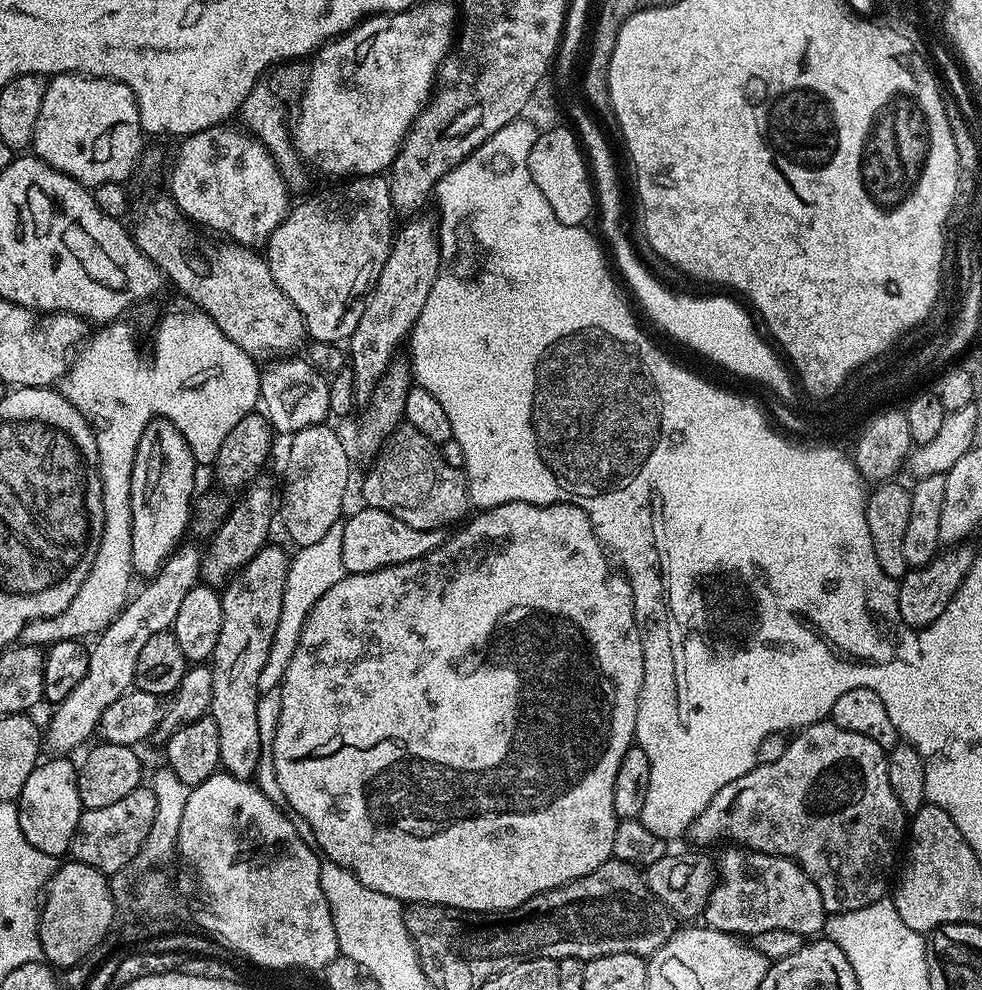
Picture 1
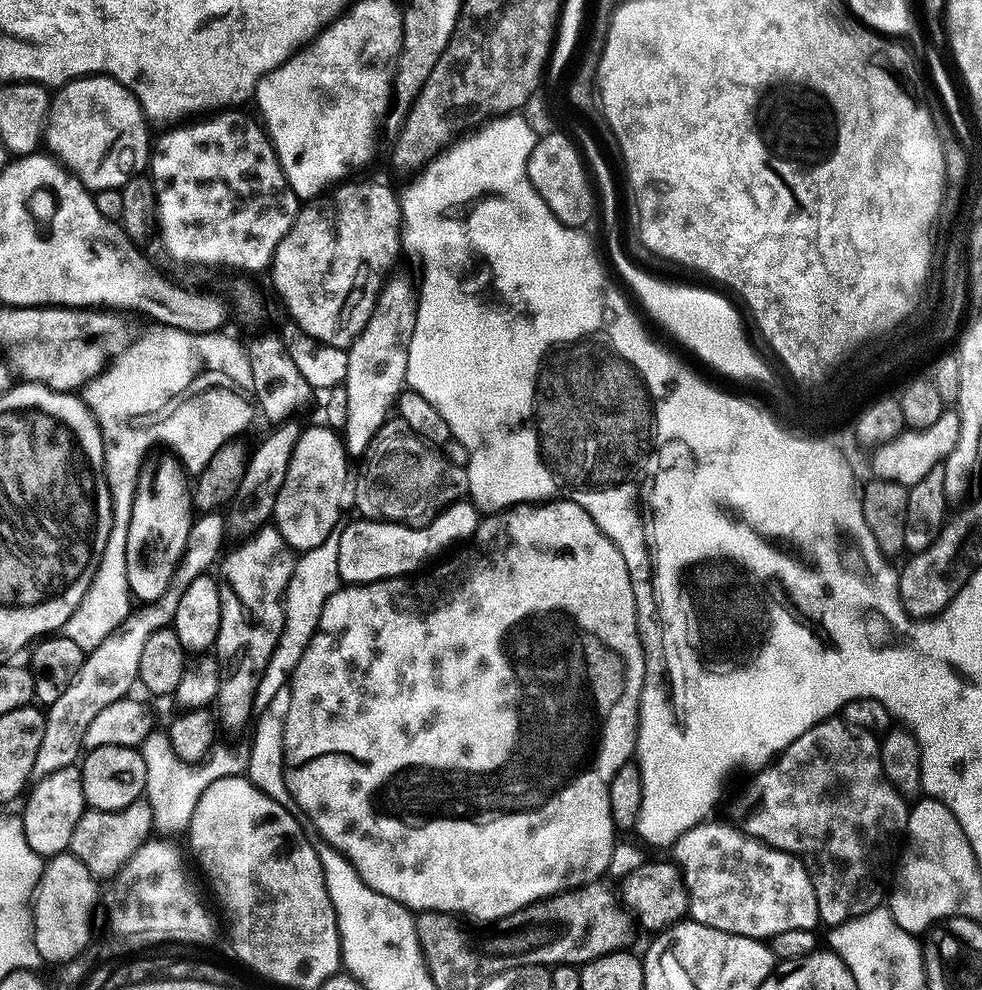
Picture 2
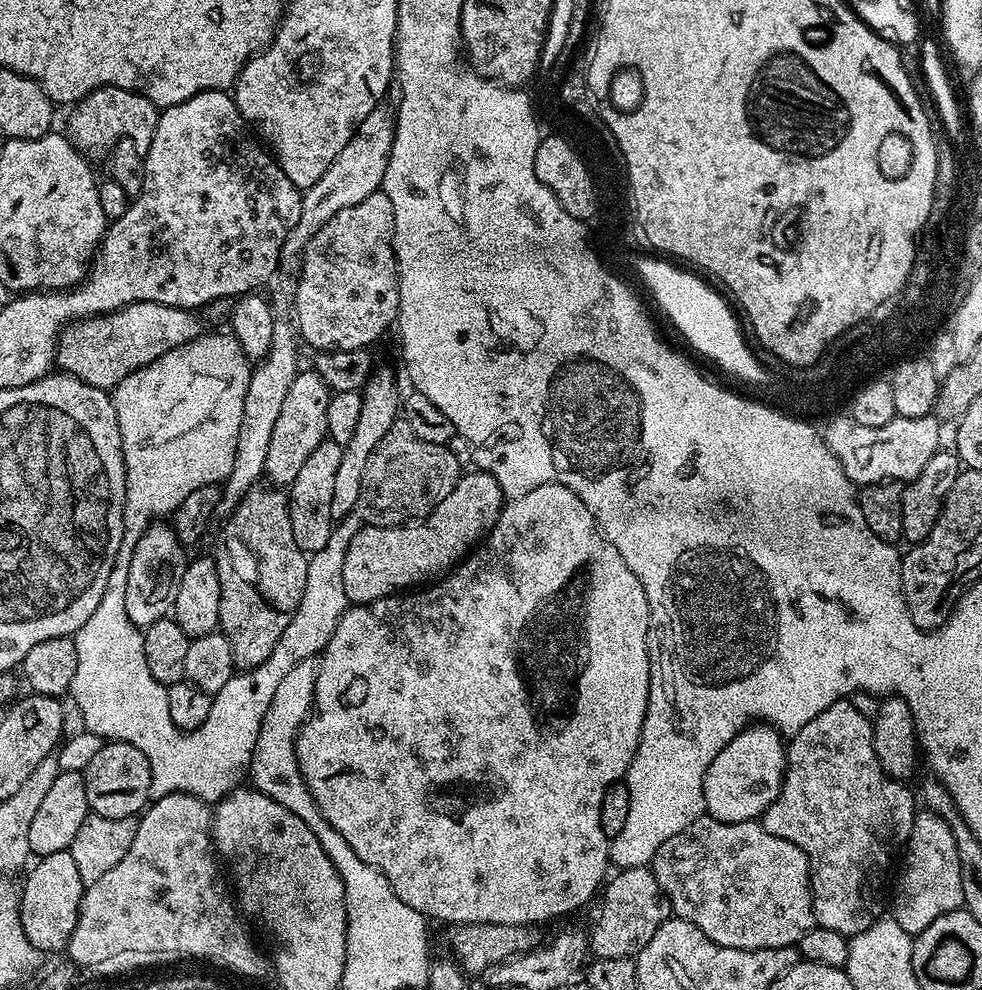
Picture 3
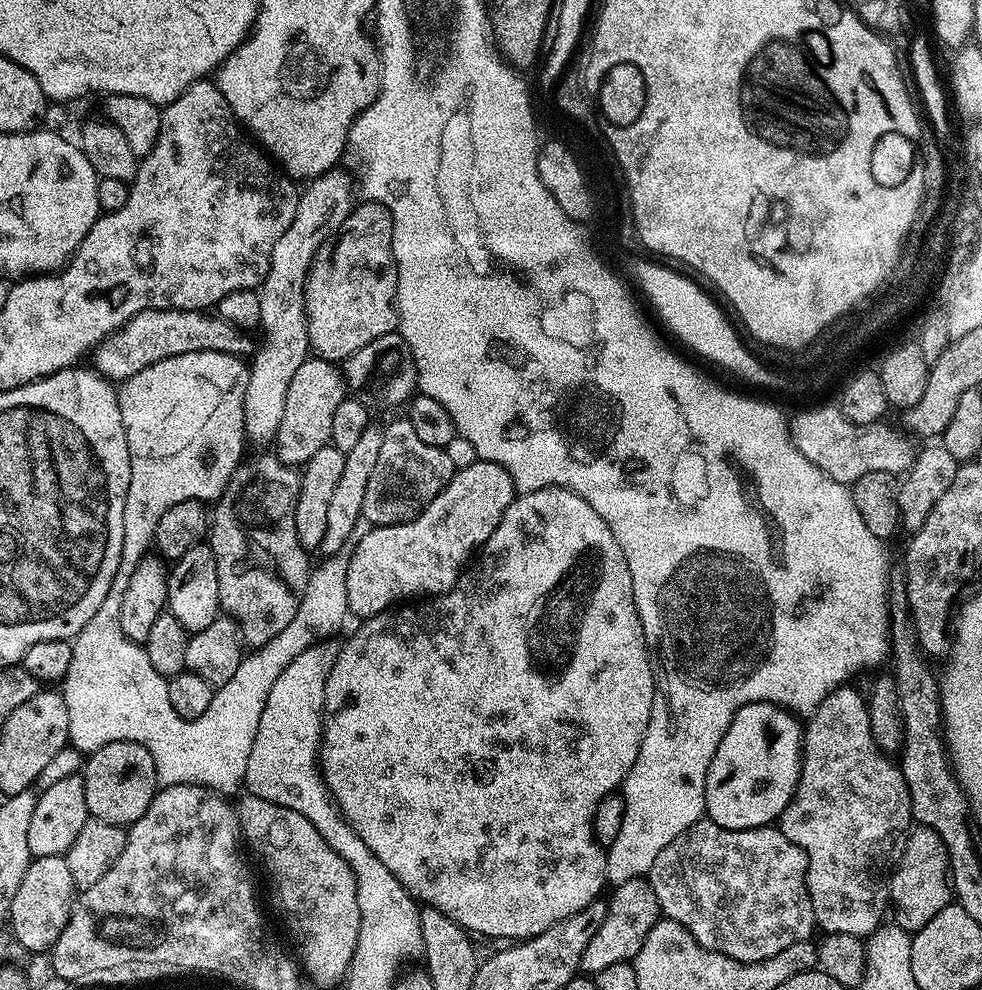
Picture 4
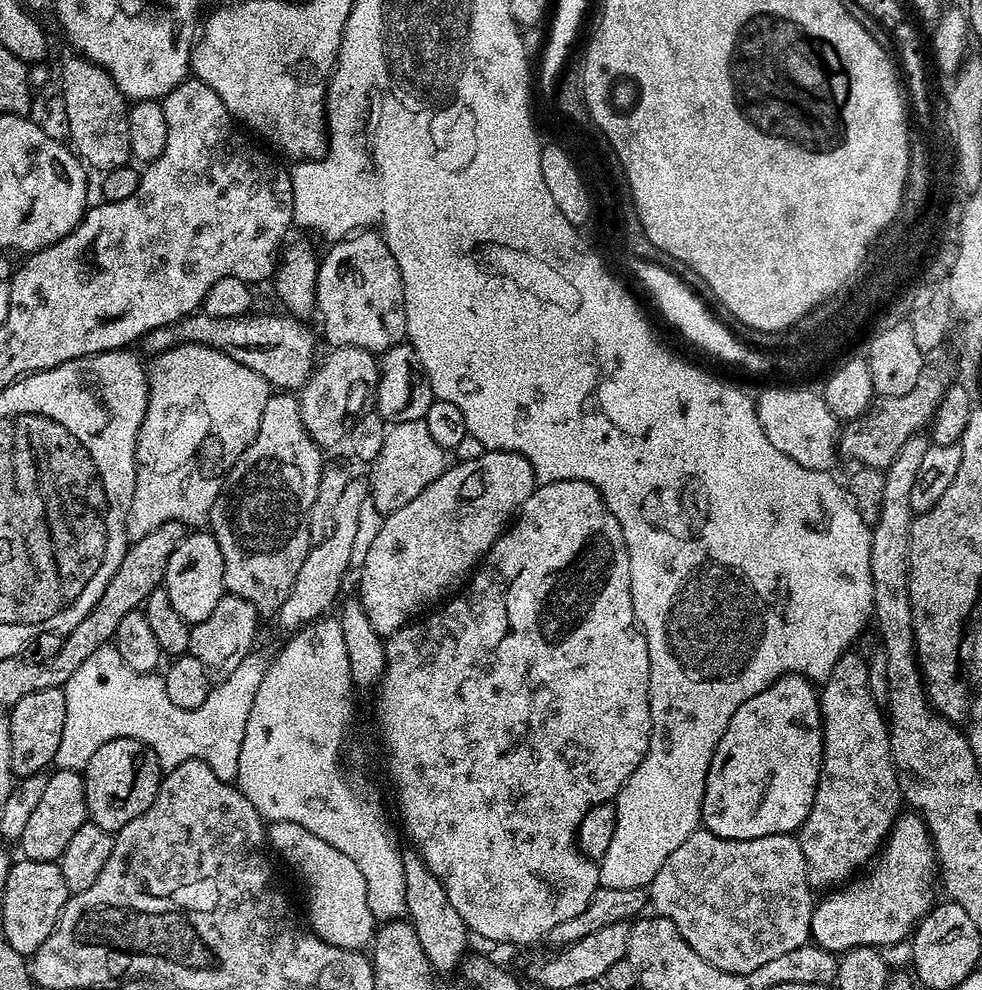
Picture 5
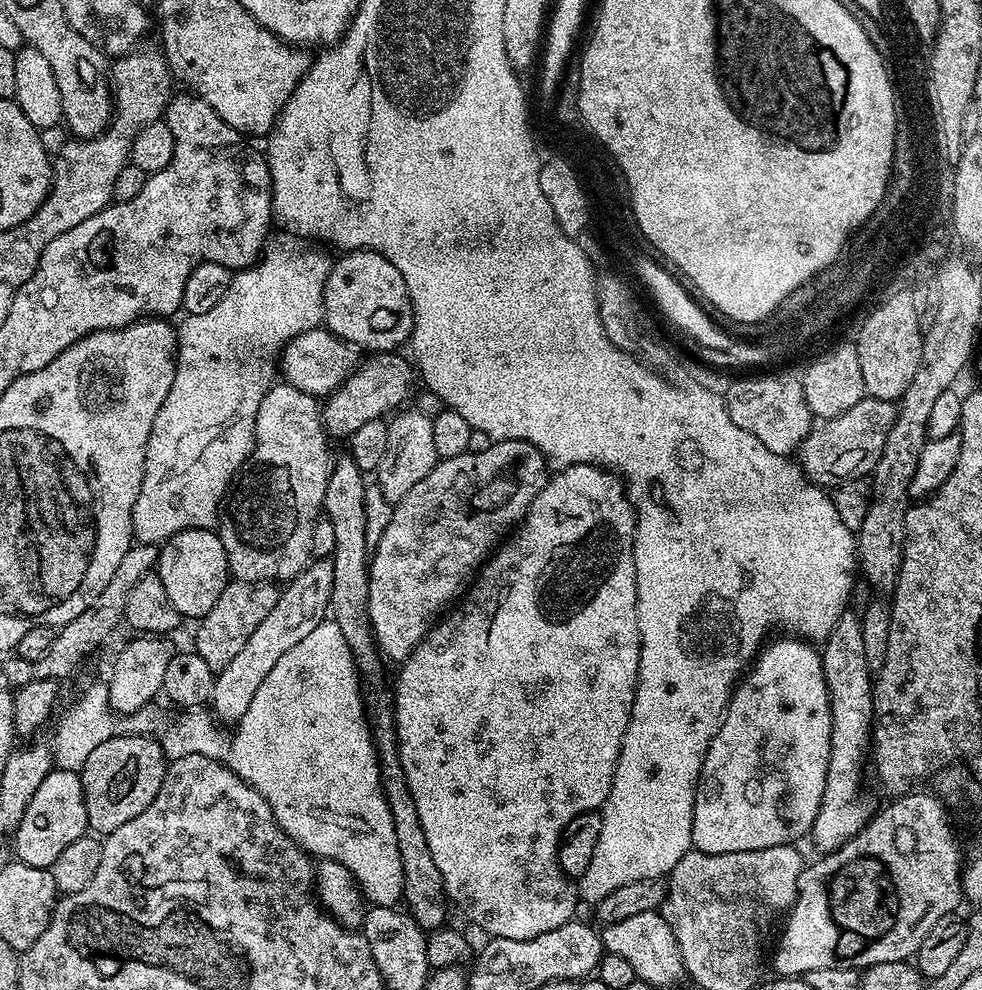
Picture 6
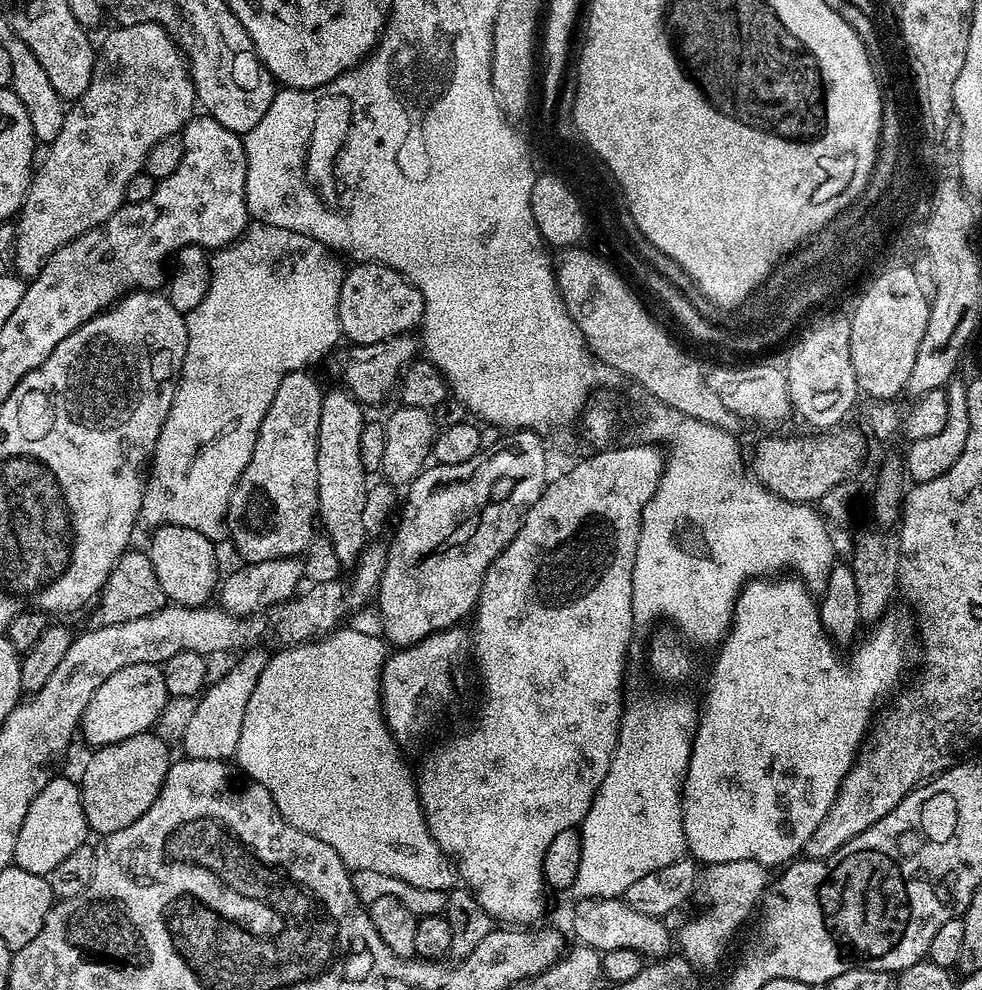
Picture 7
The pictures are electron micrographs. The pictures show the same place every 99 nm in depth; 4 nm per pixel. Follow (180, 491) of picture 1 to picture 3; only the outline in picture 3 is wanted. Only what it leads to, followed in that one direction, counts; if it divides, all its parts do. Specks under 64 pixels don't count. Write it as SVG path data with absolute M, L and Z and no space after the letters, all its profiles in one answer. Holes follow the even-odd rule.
M149 523L136 540L128 556L128 581L126 582L126 614L138 630L150 627L169 611L170 597L174 592L176 563L180 560L182 545L167 523ZM149 527L149 528L148 528ZM148 528L148 529L147 529ZM173 575L173 576L172 576Z

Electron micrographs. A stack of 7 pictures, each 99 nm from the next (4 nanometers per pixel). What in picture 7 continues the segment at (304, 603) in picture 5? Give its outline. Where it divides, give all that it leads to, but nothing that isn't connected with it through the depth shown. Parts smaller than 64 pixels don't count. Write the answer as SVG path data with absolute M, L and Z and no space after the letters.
M248 650L221 680L213 679L195 701L196 709L184 724L184 752L187 759L228 760L235 757L238 738L242 738L242 718L246 718L246 702L254 694L254 686L268 664L269 653Z

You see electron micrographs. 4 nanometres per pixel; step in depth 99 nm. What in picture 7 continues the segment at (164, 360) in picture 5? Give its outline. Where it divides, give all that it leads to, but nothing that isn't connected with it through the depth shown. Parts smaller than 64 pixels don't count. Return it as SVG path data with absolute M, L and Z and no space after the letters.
M253 223L244 235L233 244L213 251L210 256L212 281L210 290L193 312L187 313L188 345L186 358L182 362L180 379L176 381L174 402L170 406L170 414L166 414L166 422L162 426L162 434L158 434L156 448L150 457L150 475L144 485L140 520L155 530L166 526L190 526L190 530L198 530L198 534L206 534L213 542L220 542L226 536L226 517L228 515L228 499L234 490L237 478L246 470L250 462L250 454L254 454L254 442L258 438L258 430L262 426L262 418L266 418L266 410L270 410L270 402L274 402L274 394L278 391L278 382L286 378L288 372L298 372L309 367L311 360L324 355L330 348L335 349L336 343L342 340L340 323L338 322L338 294L342 290L342 282L346 271L340 265L337 253L327 248L314 238L306 238L306 234L294 234L294 230L282 230L282 226Z

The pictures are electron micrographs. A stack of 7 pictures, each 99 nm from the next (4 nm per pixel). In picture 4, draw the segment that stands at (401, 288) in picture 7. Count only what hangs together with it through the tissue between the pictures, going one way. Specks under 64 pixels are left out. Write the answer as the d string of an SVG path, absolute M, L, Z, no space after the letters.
M364 200L357 203L352 208L349 216L335 233L318 249L313 258L312 268L309 270L308 284L305 287L305 308L308 313L308 332L311 347L318 353L319 359L331 360L333 362L343 362L352 356L362 346L382 338L382 334L390 334L397 331L398 313L396 310L396 291L398 290L398 270L396 269L396 259L394 258L394 246L392 245L392 215L386 206L382 206L373 200Z

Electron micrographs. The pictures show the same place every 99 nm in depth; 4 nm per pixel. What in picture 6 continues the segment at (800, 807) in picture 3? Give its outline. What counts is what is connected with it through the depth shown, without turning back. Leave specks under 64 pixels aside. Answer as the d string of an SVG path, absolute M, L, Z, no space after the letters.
M845 610L838 618L838 622L834 622L834 630L830 630L830 634L822 642L822 651L820 652L820 661L822 662L822 670L826 678L826 686L828 687L828 701L830 702L830 718L832 719L832 733L830 734L830 766L826 774L826 790L822 790L822 802L818 806L818 814L812 823L812 831L810 833L810 840L813 840L821 849L821 853L827 854L835 852L836 849L842 847L844 843L849 840L851 836L857 836L872 819L874 815L874 807L872 808L872 800L868 796L864 796L864 788L860 783L864 780L864 768L866 772L866 765L870 760L870 749L872 747L872 685L874 683L873 673L868 671L866 666L866 653L864 644L862 643L862 626L860 625L861 617L852 613L852 610Z

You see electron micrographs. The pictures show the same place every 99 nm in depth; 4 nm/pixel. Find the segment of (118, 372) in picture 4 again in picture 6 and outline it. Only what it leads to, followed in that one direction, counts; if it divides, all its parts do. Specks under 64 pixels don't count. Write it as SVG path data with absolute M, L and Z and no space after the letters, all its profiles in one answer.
M324 326L311 328L289 340L278 357L278 372L284 375L281 376L283 383L298 386L302 394L317 398L327 398L337 392L357 367L357 349Z

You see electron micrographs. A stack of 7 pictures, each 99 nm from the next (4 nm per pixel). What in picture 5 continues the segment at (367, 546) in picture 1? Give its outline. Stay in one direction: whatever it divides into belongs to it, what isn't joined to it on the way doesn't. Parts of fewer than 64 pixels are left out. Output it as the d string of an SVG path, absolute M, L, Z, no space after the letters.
M486 450L480 458L453 465L453 468L452 465L445 467L443 474L430 482L430 486L426 486L414 502L385 515L382 530L370 542L369 550L359 565L358 599L366 610L366 618L370 618L370 626L374 626L381 638L391 638L405 624L415 621L421 614L435 609L445 598L459 592L494 542L504 535L526 498L530 498L532 491L538 487L530 462L517 452Z

